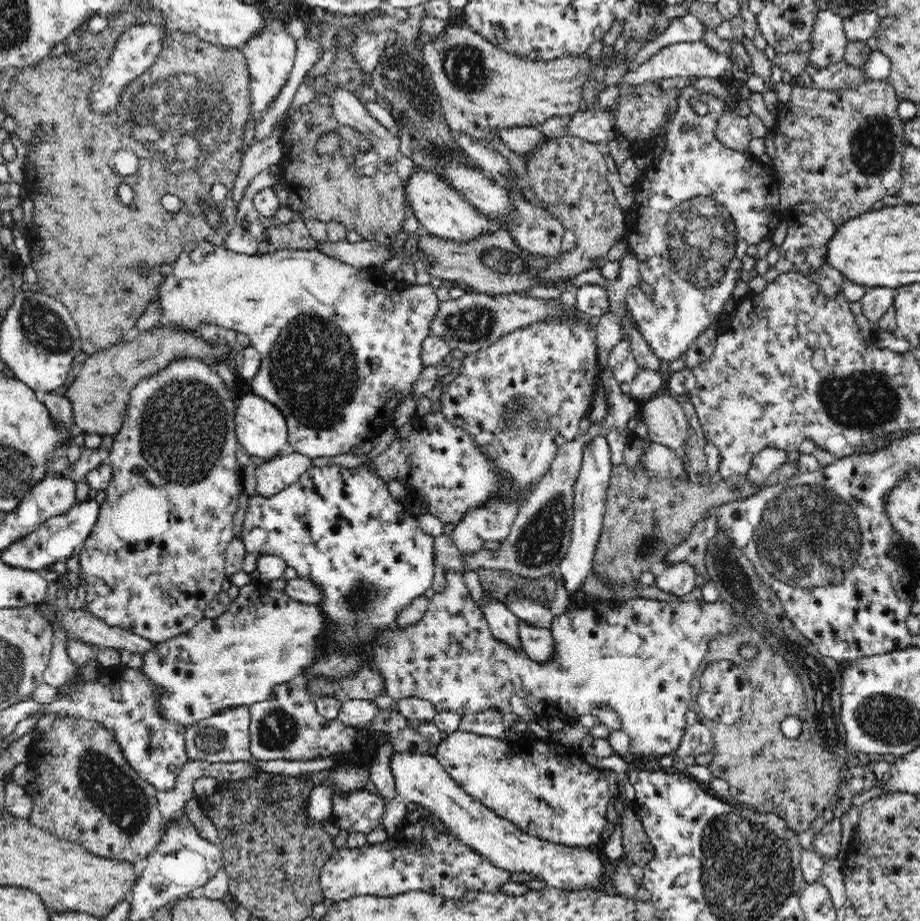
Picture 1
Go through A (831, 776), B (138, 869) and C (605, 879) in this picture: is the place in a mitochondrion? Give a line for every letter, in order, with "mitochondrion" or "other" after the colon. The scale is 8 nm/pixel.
A: other
B: other
C: other

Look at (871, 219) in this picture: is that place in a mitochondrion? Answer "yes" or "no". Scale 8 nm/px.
no

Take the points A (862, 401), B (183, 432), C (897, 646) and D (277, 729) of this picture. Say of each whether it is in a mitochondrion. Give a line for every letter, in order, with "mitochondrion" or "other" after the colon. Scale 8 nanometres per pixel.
A: mitochondrion
B: mitochondrion
C: other
D: mitochondrion

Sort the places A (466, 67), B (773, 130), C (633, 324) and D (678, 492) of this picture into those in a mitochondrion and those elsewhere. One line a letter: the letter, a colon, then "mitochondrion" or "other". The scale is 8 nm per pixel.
A: mitochondrion
B: other
C: other
D: other

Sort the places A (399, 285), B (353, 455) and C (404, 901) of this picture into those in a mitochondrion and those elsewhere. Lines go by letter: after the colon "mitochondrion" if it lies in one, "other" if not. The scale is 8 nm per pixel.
A: other
B: other
C: other

